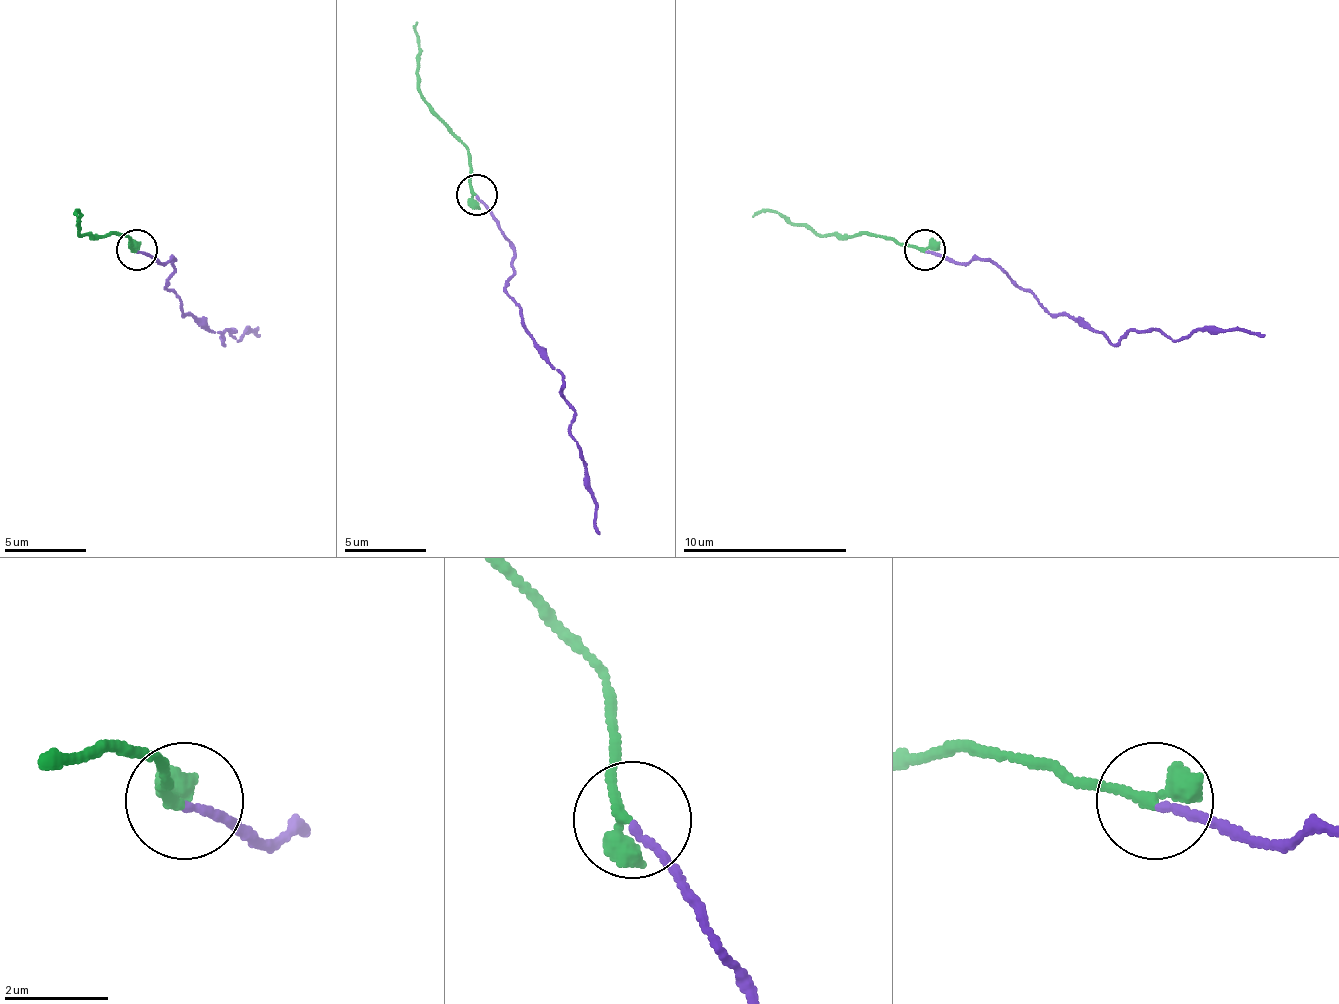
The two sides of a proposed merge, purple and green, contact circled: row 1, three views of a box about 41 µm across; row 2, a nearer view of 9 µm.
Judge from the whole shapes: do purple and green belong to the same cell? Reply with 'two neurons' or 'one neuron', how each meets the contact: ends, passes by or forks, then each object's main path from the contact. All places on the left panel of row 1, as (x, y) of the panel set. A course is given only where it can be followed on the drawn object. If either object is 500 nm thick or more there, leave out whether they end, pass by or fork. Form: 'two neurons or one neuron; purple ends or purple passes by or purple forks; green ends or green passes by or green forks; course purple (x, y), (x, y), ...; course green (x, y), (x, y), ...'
one neuron; purple ends; green passes by; course purple (136, 251), (156, 263), (173, 259), (169, 288), (222, 345), (230, 329), (238, 341), (247, 329), (259, 337); course green (136, 251), (127, 238), (78, 230), (78, 218)

